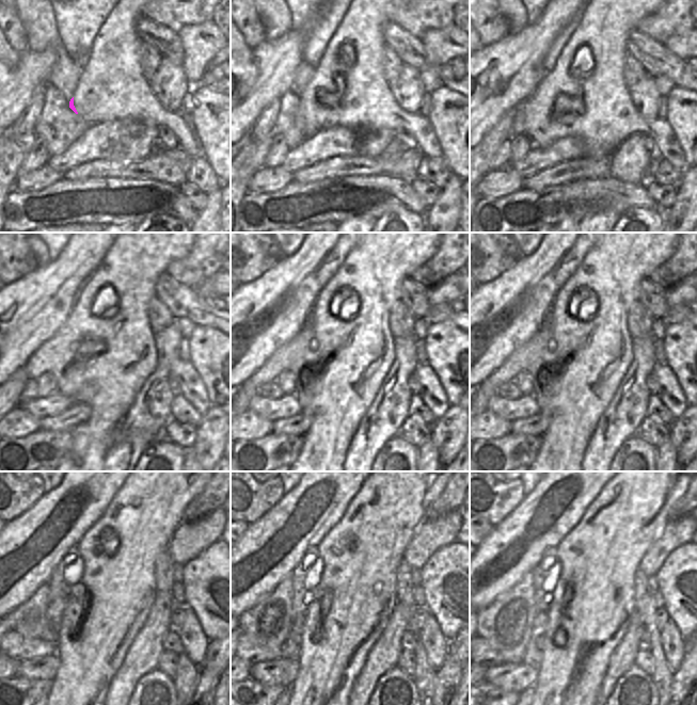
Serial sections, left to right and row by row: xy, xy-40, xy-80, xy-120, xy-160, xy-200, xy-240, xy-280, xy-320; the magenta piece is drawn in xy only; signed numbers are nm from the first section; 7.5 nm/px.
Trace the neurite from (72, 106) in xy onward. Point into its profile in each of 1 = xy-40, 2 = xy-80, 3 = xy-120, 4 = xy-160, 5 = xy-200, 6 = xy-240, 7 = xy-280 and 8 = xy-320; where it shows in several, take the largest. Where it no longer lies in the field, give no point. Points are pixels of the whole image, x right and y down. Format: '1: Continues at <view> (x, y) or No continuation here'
1: Continues at xy-40 (306, 107)
2: Continues at xy-80 (535, 122)
3: Continues at xy-120 (58, 359)
4: Continues at xy-160 (298, 358)
5: Continues at xy-200 (537, 359)
6: Continues at xy-240 (65, 586)
7: Continues at xy-280 (307, 573)
8: Continues at xy-320 (544, 576).

